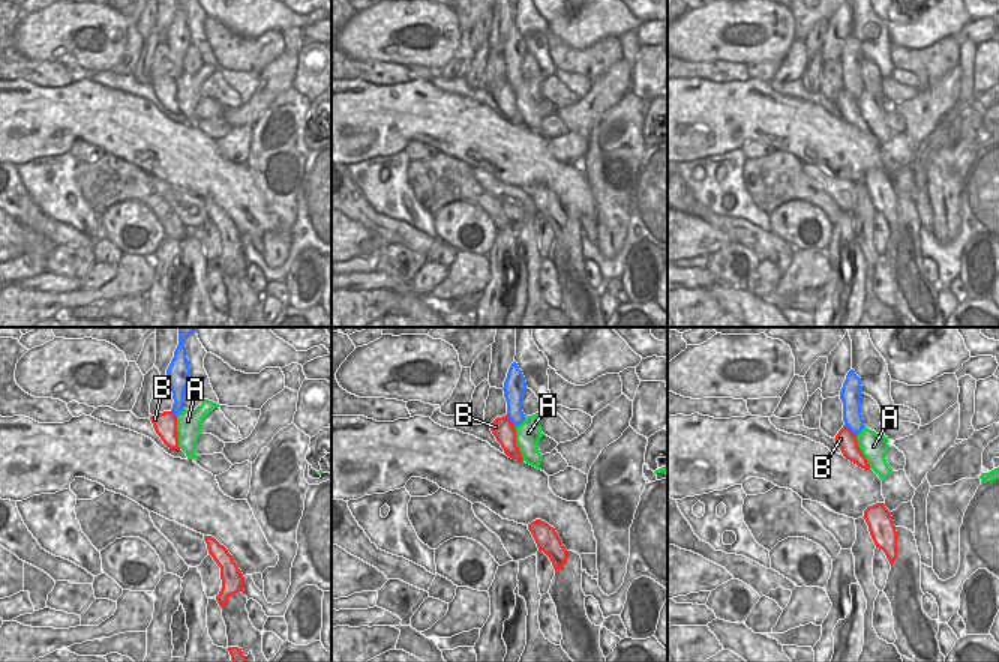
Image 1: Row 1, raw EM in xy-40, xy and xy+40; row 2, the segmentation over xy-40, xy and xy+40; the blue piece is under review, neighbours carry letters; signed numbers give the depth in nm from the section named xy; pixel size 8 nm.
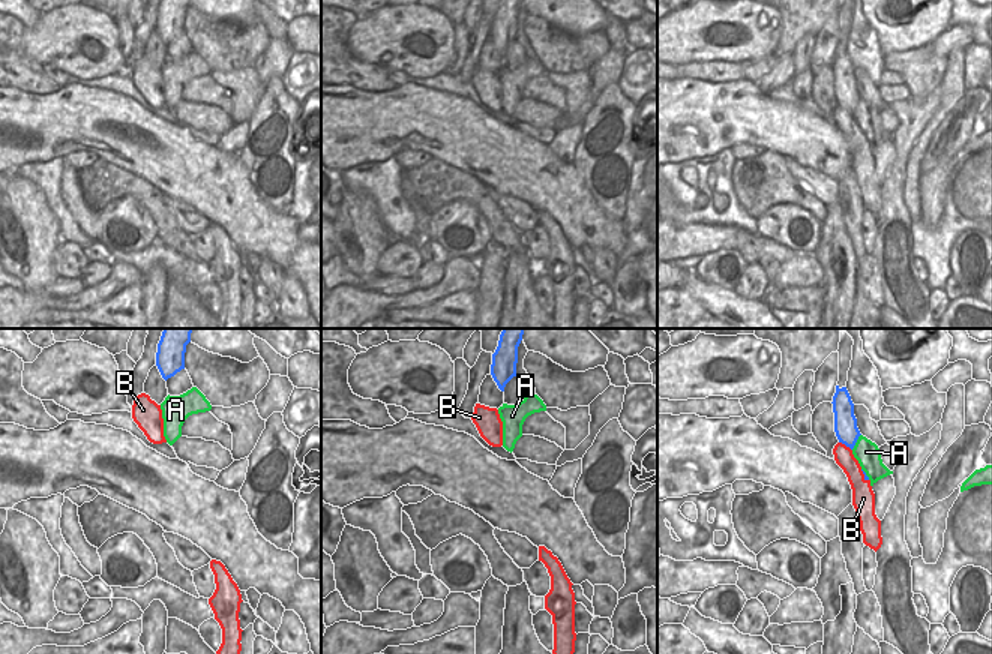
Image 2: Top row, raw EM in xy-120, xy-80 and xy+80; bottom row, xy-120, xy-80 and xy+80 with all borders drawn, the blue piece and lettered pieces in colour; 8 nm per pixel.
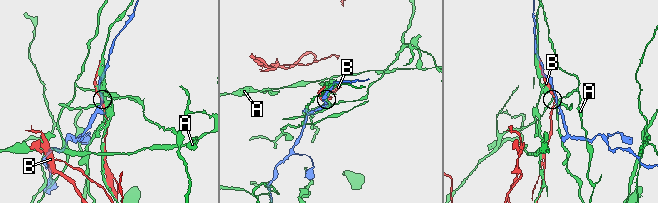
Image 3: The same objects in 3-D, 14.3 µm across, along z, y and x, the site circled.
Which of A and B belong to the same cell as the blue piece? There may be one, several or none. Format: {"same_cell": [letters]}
{"same_cell": []}

